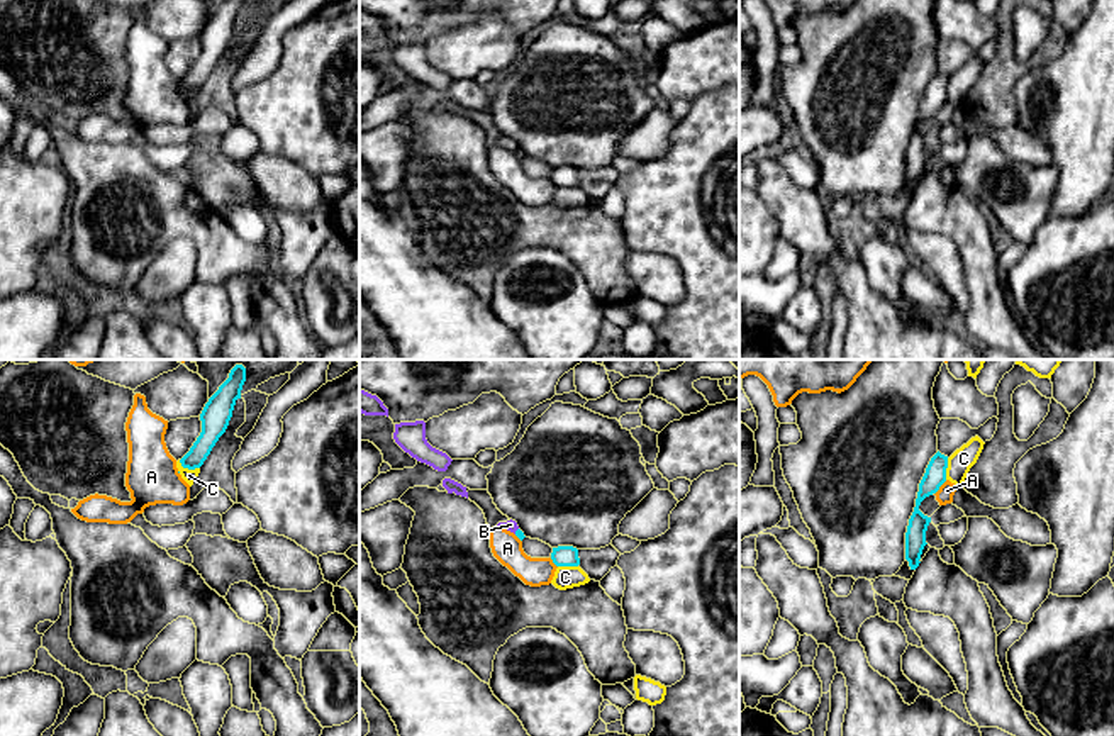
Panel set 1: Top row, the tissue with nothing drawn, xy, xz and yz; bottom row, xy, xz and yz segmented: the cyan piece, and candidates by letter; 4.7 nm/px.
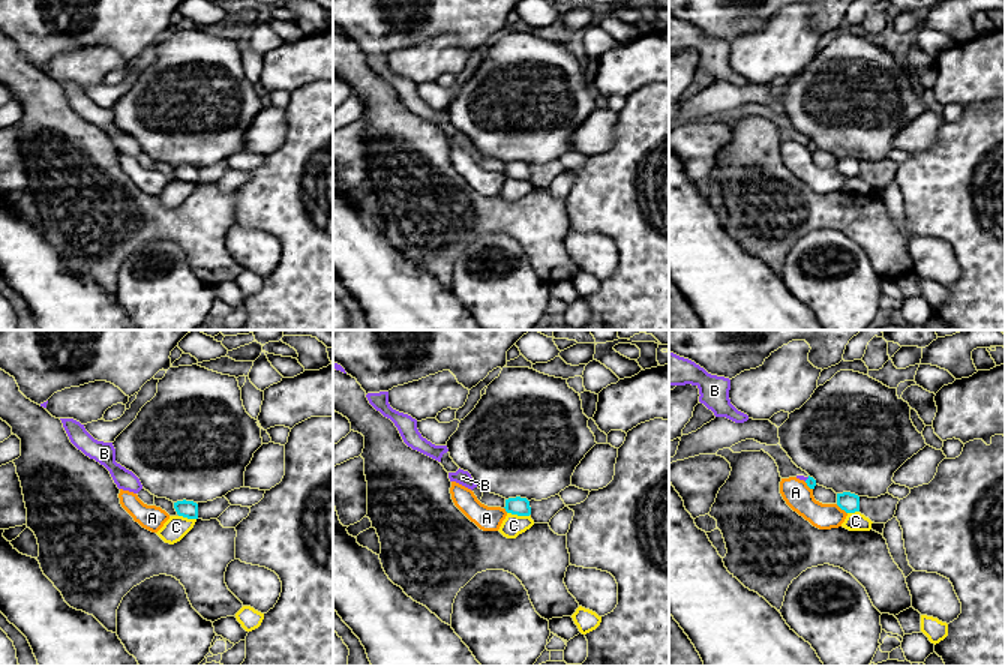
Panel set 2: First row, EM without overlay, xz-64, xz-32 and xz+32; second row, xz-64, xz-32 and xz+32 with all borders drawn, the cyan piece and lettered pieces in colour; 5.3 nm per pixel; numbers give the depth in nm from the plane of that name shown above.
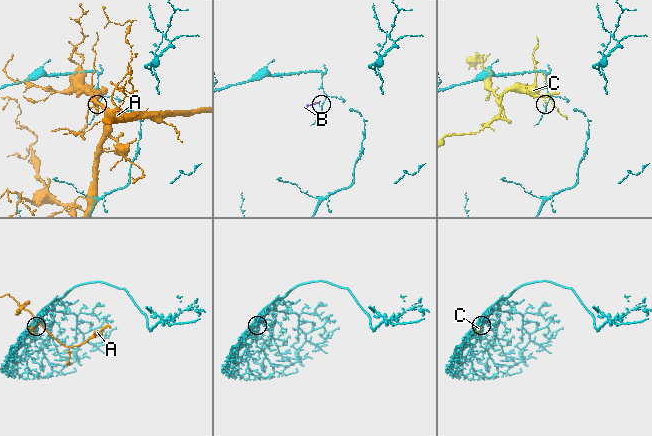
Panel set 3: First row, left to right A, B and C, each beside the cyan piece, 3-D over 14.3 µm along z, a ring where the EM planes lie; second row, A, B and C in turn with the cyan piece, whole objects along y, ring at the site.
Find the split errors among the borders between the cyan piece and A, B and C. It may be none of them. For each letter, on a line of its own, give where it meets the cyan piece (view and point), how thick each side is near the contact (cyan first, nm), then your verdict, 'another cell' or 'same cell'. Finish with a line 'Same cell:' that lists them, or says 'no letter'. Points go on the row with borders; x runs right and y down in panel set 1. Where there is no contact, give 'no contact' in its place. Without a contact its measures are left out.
A: yz (940, 485) | 100/80 nm | another cell
B: xz (516, 531) | 40/50 nm | another cell
C: xy (189, 468) | 130/60 nm | another cell
Same cell: no letter

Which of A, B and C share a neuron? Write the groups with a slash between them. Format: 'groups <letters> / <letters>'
groups A / B / C

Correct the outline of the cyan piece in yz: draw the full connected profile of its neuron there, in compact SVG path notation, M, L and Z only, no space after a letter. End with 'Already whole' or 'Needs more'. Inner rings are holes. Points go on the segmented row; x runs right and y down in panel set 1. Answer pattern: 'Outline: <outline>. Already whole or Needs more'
Outline: M939 451L931 458L926 473L919 483L919 492L916 499L914 512L909 519L905 532L905 560L909 561L911 570L919 566L926 543L926 531L931 522L931 517L924 516L919 510L921 502L936 493L939 487L946 482L948 456Z. Already whole

